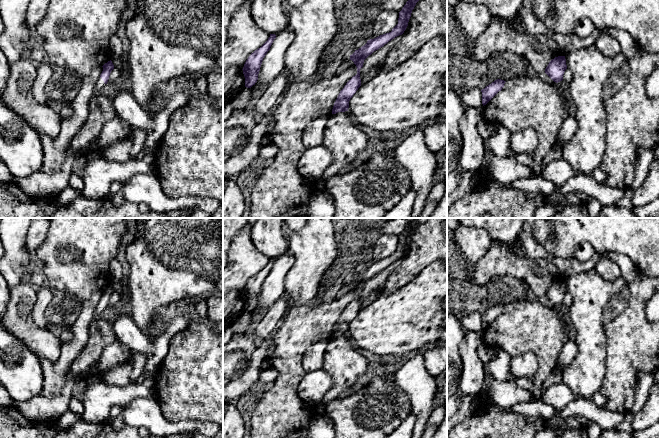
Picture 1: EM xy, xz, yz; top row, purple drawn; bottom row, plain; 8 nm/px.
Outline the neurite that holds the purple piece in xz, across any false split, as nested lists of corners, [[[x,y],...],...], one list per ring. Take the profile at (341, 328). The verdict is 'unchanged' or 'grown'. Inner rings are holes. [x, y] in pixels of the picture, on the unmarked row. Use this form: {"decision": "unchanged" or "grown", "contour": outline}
{"decision": "unchanged", "contour": [[[415,218],[414,220],[410,221],[402,234],[399,236],[398,248],[392,253],[391,256],[368,264],[364,270],[358,274],[355,274],[355,276],[350,279],[350,284],[352,284],[357,291],[357,298],[353,300],[340,315],[334,327],[332,338],[348,335],[350,323],[361,310],[360,293],[363,291],[364,284],[374,275],[383,271],[395,261],[404,257],[408,250],[412,234],[414,233],[416,227],[425,222],[425,220],[426,218]]]}

